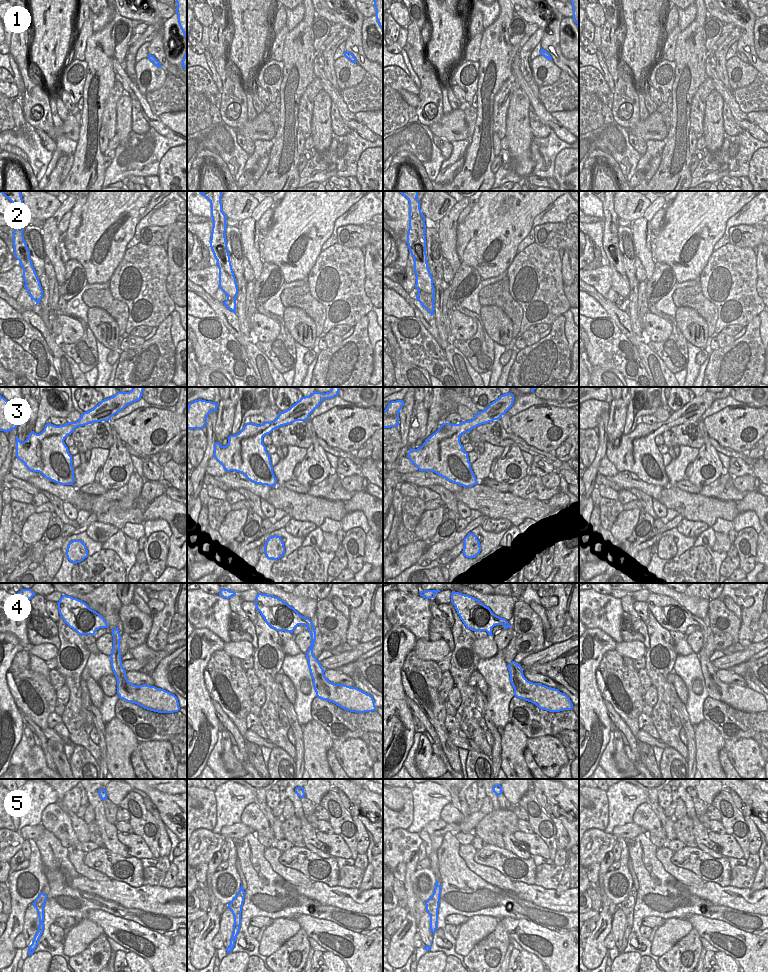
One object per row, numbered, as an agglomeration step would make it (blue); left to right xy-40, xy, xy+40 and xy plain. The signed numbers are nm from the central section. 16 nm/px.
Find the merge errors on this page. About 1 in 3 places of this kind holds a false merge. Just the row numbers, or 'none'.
2, 5

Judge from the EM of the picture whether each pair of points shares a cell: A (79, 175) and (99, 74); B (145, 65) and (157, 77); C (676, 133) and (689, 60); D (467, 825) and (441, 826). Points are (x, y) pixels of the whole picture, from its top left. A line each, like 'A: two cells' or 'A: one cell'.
A: one cell
B: one cell
C: one cell
D: one cell

